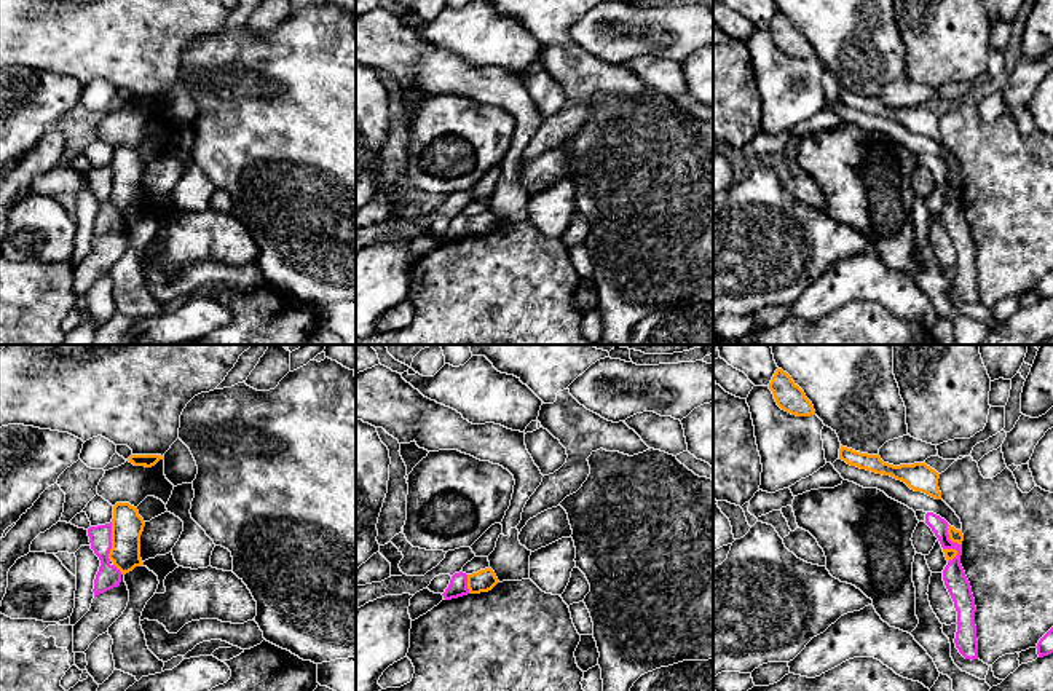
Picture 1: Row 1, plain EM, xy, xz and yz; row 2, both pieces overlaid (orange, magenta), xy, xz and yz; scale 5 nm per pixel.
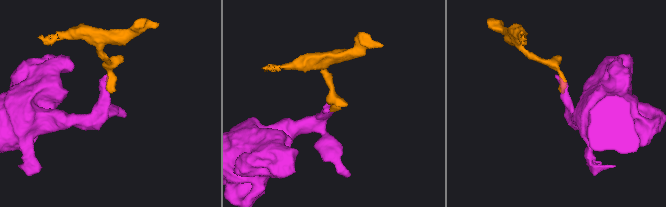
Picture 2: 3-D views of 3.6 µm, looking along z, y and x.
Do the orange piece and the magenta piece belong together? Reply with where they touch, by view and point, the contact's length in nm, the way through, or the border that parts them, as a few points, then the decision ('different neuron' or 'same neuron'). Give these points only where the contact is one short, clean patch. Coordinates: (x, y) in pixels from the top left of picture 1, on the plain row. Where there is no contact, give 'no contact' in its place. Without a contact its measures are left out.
contact xy (112, 184); length 190 nm; border xy (112, 165), (109, 201); different neuron

